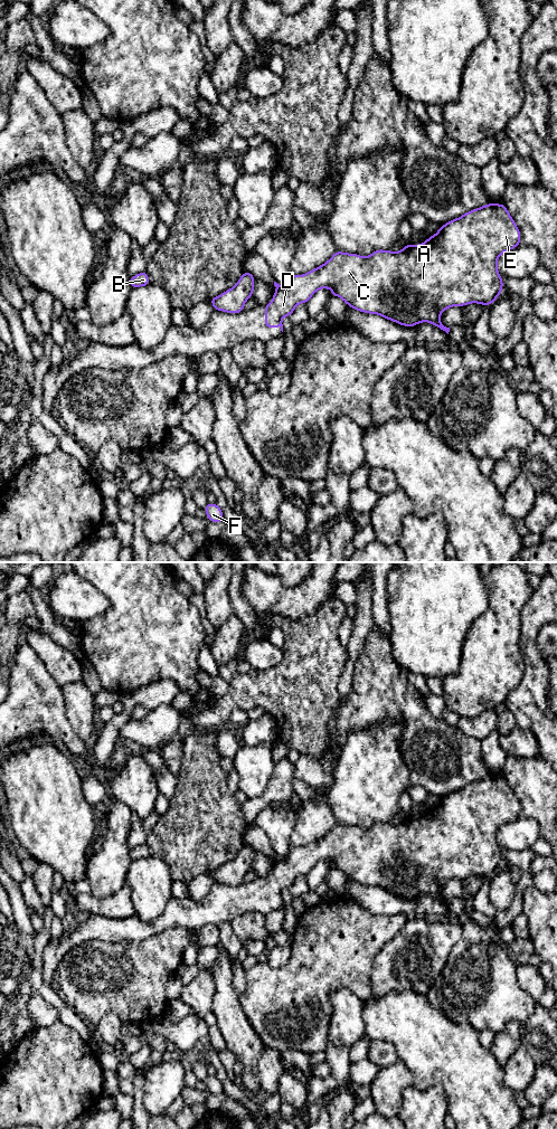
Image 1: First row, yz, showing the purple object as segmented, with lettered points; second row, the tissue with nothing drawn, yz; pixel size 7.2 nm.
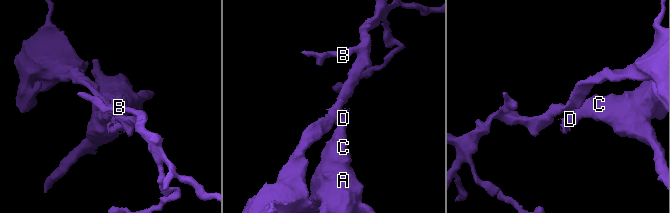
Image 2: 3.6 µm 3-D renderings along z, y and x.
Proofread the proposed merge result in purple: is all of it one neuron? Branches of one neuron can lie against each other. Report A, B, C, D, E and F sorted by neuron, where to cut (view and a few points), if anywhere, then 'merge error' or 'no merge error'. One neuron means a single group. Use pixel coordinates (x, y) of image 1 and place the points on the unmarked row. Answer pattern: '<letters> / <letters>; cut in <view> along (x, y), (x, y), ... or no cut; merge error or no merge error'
A C D E / B F; cut in yz along (283, 859), (277, 861); merge error

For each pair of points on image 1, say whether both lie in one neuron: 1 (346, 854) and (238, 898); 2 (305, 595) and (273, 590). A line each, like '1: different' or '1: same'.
1: same
2: same

